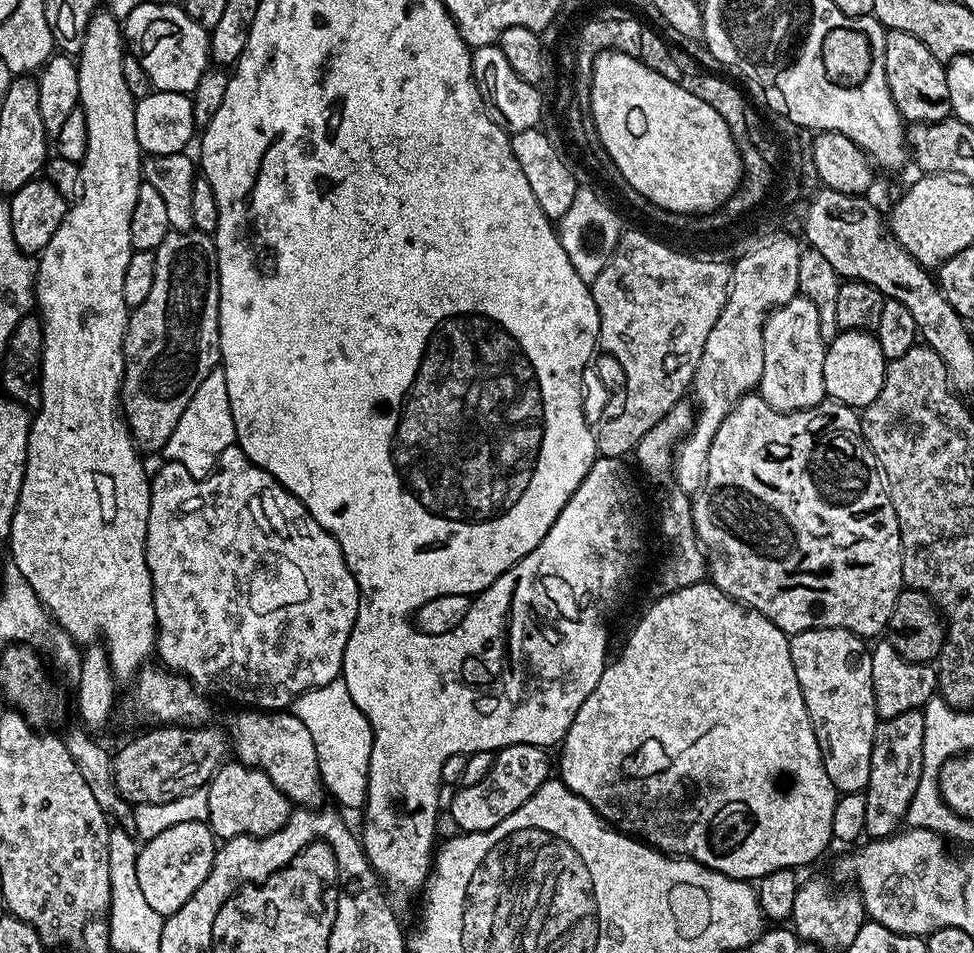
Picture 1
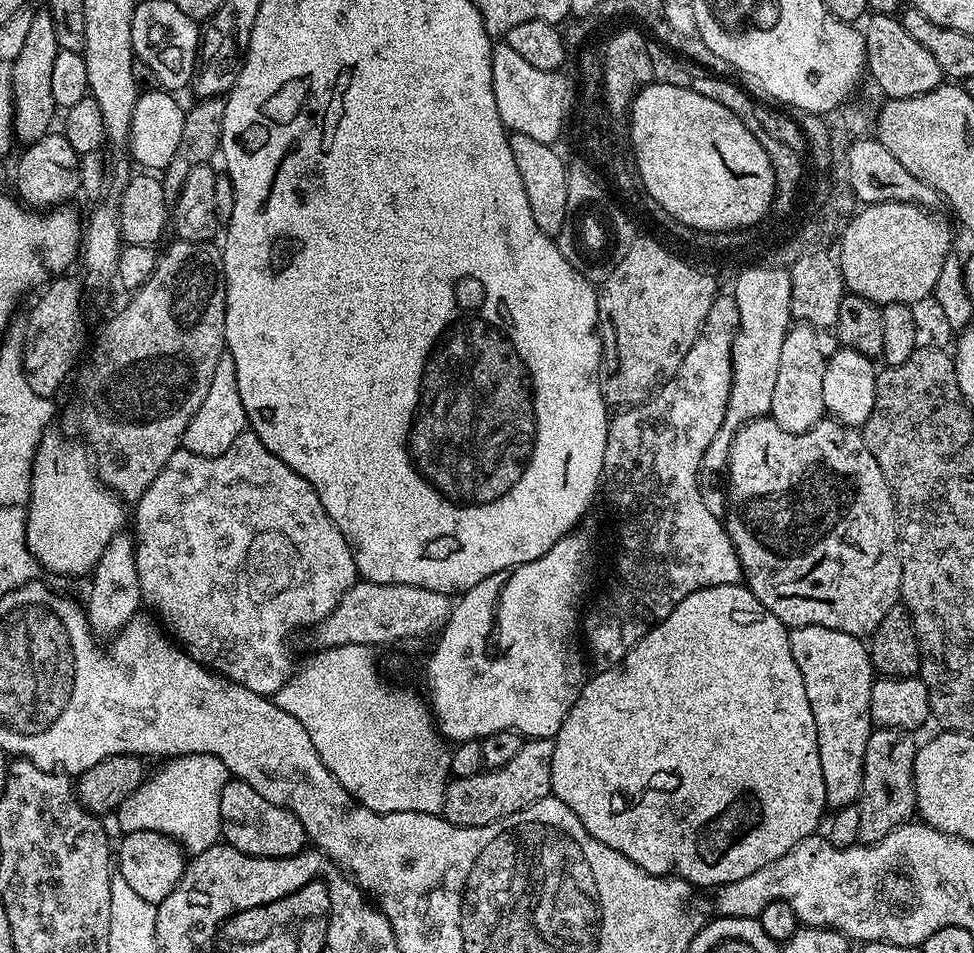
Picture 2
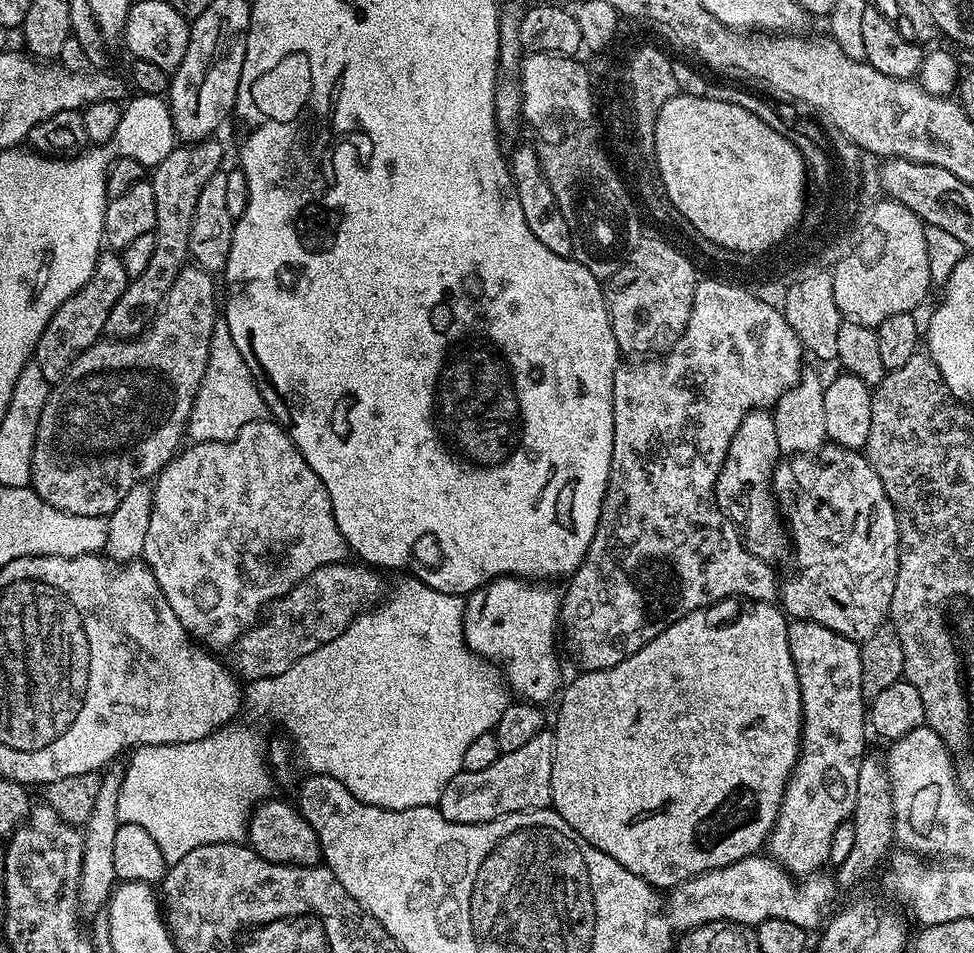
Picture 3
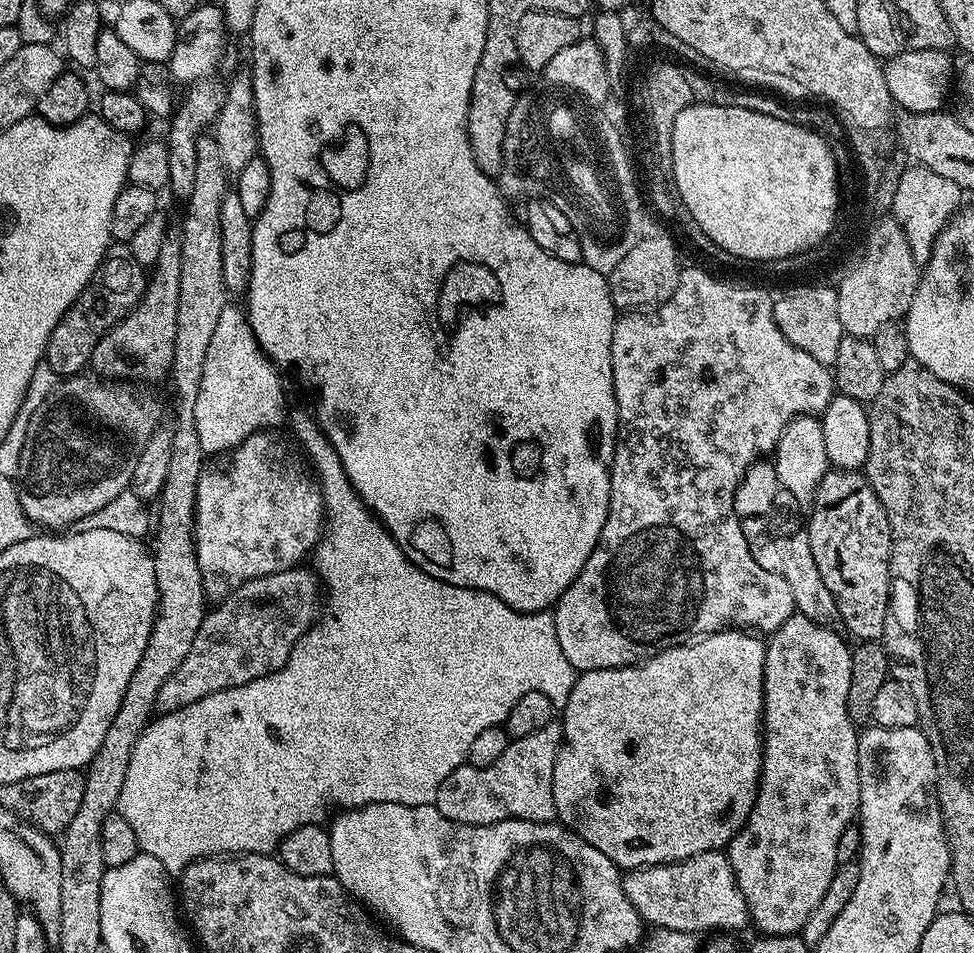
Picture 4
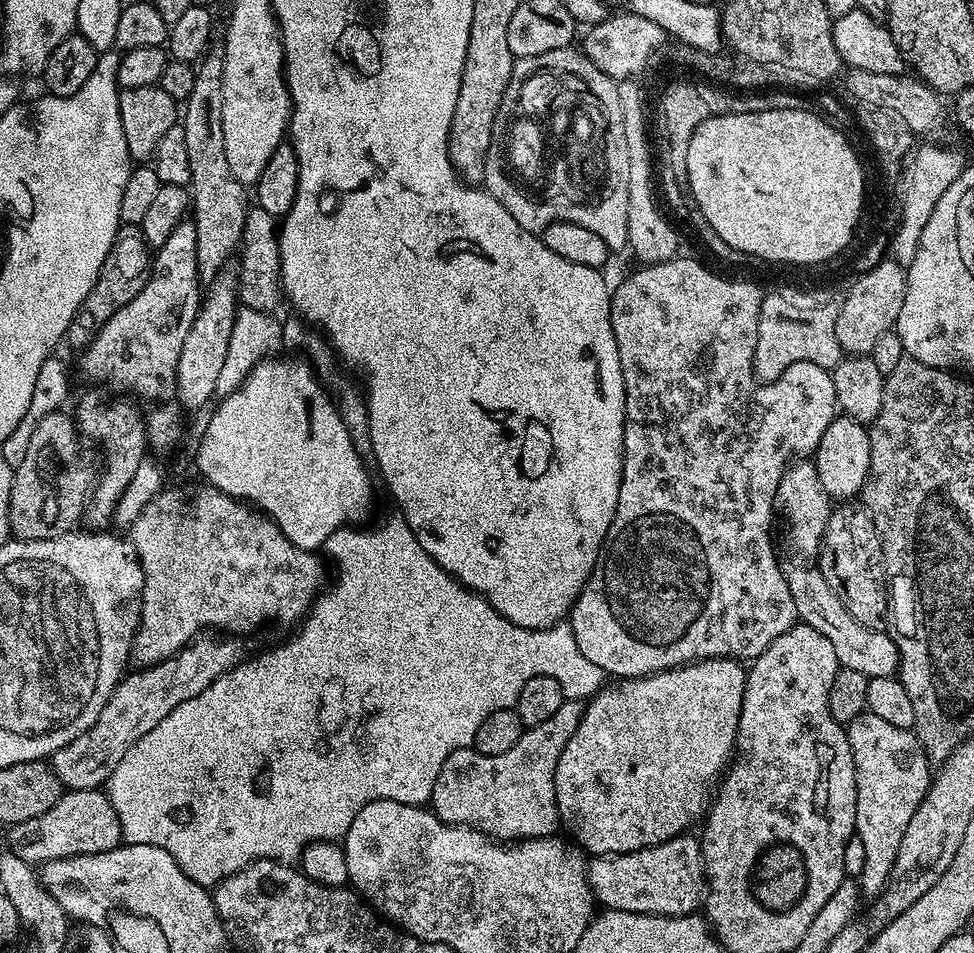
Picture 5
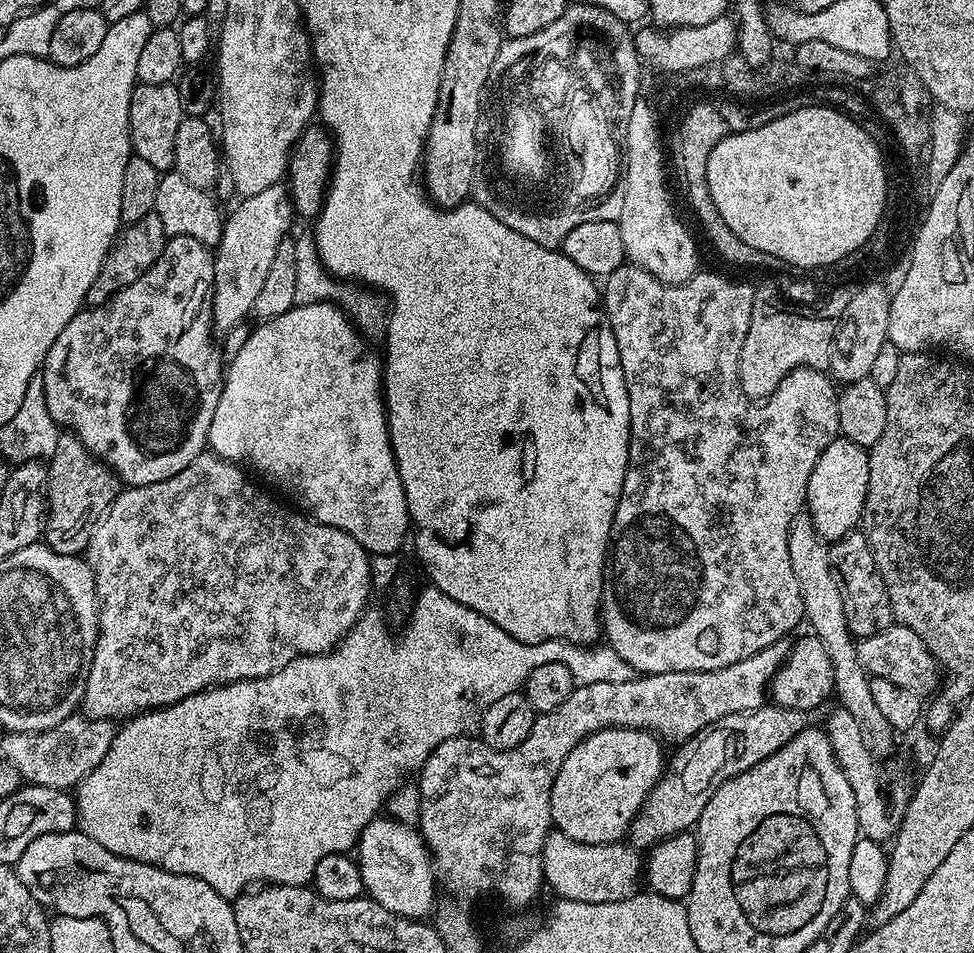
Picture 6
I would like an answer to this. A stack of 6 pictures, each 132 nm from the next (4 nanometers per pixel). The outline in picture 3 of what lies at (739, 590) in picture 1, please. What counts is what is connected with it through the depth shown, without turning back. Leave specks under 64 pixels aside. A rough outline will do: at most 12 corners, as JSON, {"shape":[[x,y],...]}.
{"shape":[[867,455],[781,459],[789,617],[857,642],[890,616],[900,523]]}

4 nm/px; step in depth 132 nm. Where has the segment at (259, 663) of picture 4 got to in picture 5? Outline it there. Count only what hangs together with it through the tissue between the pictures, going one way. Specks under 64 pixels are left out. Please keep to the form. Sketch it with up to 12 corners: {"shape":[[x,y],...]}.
{"shape":[[201,634],[129,671],[50,757],[68,790],[107,785],[138,738],[246,656]]}

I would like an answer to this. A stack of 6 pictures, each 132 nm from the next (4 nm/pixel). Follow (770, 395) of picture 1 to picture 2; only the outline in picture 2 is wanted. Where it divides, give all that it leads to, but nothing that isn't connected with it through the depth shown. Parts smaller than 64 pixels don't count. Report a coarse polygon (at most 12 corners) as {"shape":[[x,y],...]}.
{"shape":[[789,327],[770,419],[805,432],[825,419],[818,332]]}

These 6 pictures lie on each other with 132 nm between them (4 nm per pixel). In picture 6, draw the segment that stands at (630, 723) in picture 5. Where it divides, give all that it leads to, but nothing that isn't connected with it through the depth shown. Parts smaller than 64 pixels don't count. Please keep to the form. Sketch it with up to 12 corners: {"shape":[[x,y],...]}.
{"shape":[[640,728],[590,734],[550,790],[555,831],[629,835],[666,767]]}

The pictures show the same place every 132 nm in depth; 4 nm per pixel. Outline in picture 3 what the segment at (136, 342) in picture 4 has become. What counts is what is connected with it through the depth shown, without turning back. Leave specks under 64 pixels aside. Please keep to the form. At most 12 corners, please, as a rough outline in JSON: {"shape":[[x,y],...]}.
{"shape":[[216,138],[181,143],[151,169],[154,255],[104,327],[135,338],[189,259],[202,186],[221,171]]}

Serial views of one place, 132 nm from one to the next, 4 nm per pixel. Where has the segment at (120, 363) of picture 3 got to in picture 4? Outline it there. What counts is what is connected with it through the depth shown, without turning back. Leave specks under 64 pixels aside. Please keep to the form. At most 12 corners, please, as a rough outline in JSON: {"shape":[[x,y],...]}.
{"shape":[[61,379],[26,426],[18,498],[68,530],[129,491],[151,387]]}

